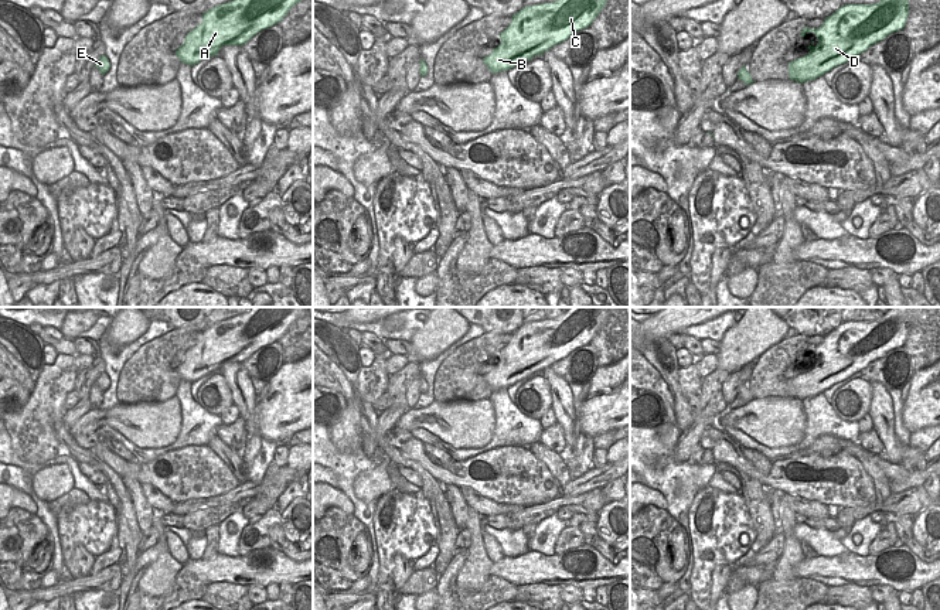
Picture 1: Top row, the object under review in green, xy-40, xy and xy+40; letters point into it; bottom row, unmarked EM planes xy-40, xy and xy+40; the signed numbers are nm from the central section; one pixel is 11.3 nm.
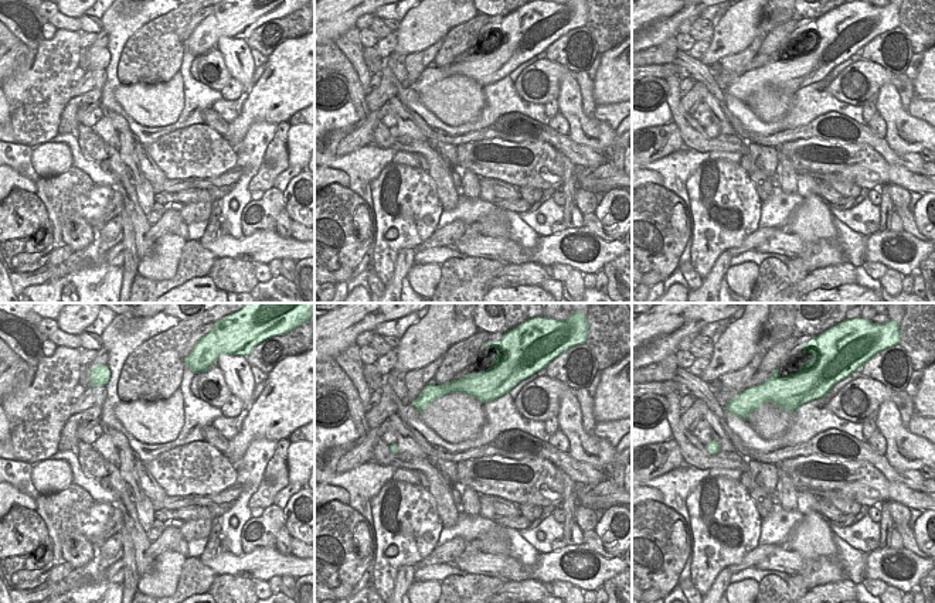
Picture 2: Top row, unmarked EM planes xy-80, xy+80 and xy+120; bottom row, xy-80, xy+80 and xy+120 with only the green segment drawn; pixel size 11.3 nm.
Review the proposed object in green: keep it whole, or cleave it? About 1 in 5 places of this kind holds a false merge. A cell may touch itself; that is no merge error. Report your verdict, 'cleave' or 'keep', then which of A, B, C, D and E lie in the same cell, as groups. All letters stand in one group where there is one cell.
keep; A B C D E

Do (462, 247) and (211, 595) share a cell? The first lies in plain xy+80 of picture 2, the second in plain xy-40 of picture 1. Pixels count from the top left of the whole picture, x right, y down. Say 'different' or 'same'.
different

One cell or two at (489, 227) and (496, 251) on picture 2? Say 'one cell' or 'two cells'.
two cells

